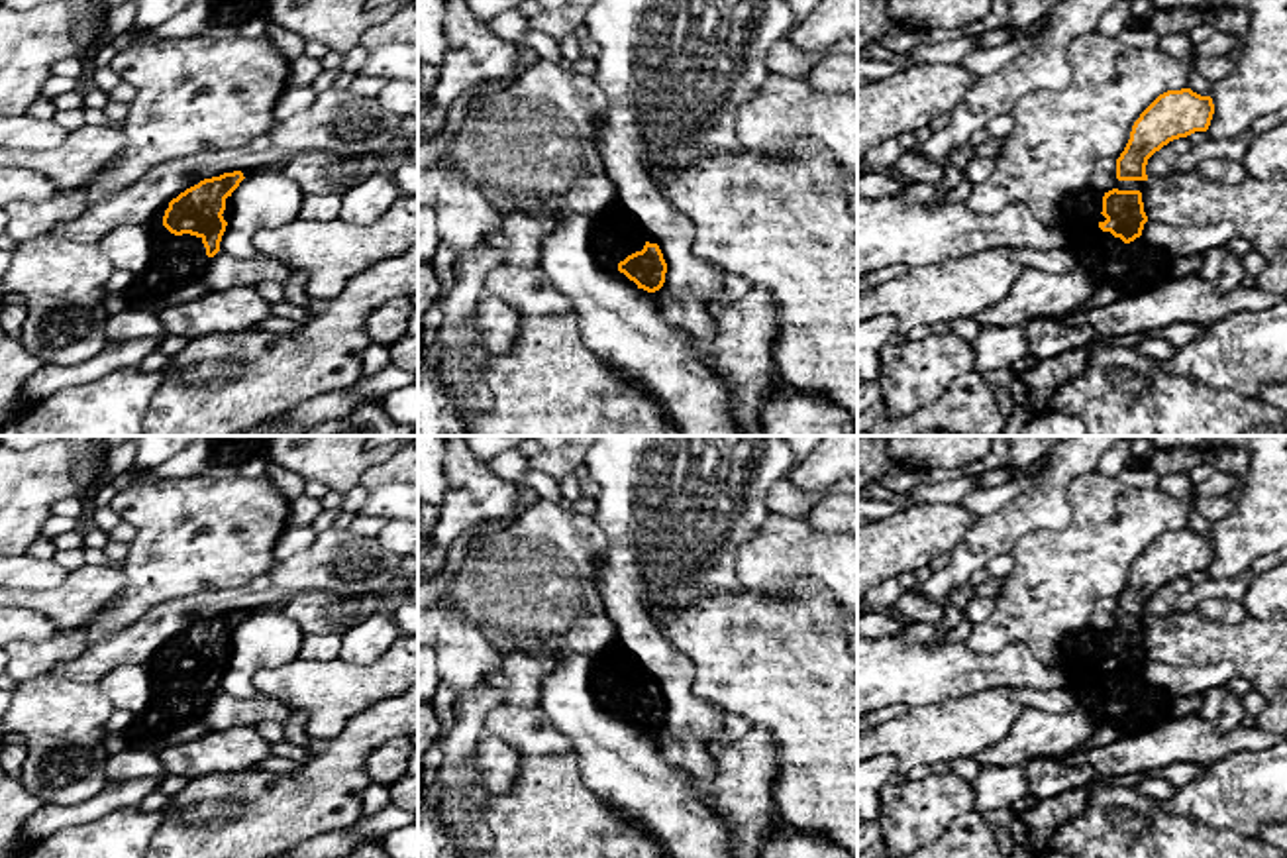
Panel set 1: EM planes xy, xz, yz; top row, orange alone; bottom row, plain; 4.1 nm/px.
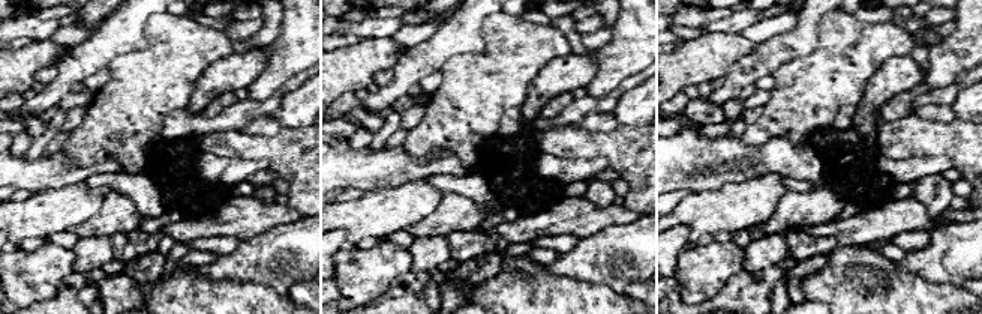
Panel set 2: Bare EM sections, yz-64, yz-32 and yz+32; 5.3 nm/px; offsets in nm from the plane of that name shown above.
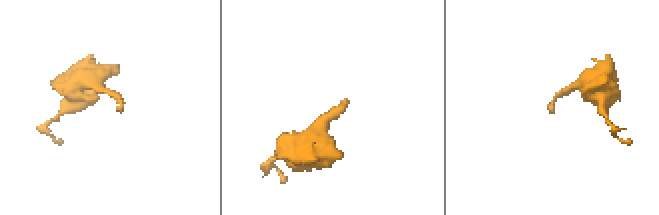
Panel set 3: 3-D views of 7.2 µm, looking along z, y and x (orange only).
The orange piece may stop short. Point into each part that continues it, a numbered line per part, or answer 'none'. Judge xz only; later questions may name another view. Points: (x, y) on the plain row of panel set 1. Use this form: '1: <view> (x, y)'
1: xz (615, 676)

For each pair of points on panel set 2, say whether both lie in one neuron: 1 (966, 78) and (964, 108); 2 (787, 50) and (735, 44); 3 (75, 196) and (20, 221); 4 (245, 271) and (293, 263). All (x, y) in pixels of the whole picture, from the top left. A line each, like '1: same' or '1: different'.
1: different
2: different
3: same
4: same

